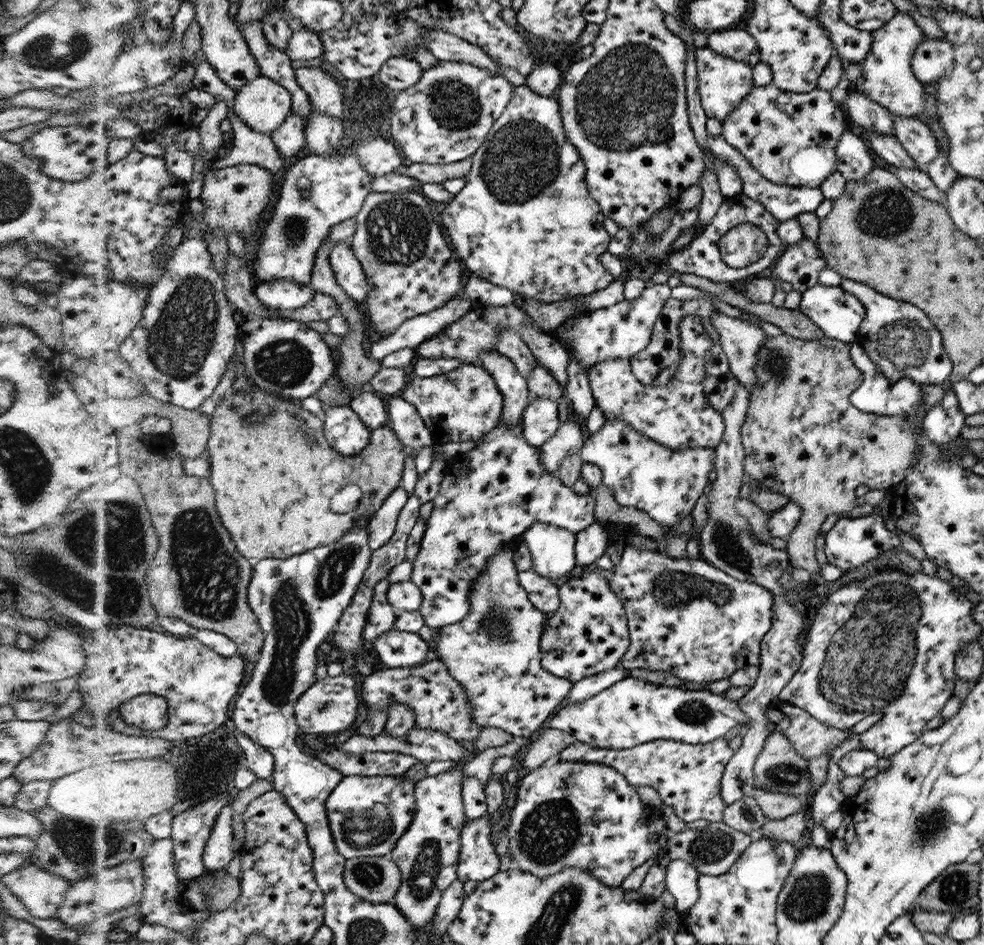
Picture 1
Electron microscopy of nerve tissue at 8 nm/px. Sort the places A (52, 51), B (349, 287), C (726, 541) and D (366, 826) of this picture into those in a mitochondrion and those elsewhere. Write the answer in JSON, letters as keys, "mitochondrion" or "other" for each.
{"A":"mitochondrion","B":"other","C":"mitochondrion","D":"mitochondrion"}

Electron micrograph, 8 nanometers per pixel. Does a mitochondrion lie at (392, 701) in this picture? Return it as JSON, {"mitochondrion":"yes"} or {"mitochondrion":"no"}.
{"mitochondrion":"no"}

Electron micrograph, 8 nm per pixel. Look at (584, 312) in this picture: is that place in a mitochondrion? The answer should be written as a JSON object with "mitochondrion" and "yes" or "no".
{"mitochondrion":"no"}

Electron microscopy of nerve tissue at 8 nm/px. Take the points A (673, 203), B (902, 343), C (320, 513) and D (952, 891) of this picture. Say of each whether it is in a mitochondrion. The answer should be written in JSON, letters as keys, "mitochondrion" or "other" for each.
{"A":"other","B":"mitochondrion","C":"other","D":"mitochondrion"}

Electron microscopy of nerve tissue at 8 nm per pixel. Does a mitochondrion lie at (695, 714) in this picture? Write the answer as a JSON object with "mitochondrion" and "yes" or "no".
{"mitochondrion":"yes"}

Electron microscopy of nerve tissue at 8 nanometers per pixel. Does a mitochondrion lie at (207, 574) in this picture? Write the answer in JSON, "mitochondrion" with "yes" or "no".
{"mitochondrion":"yes"}

